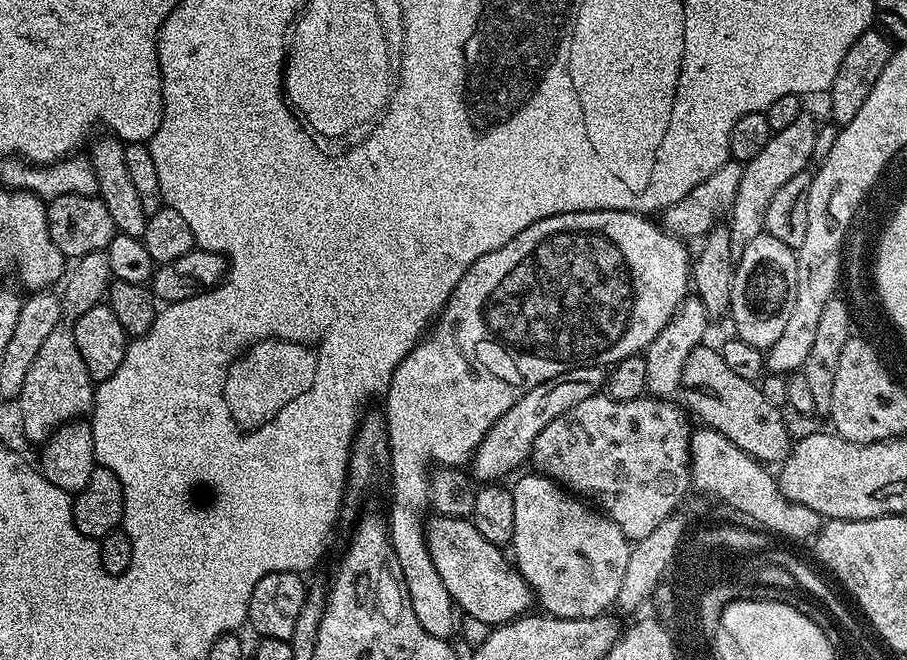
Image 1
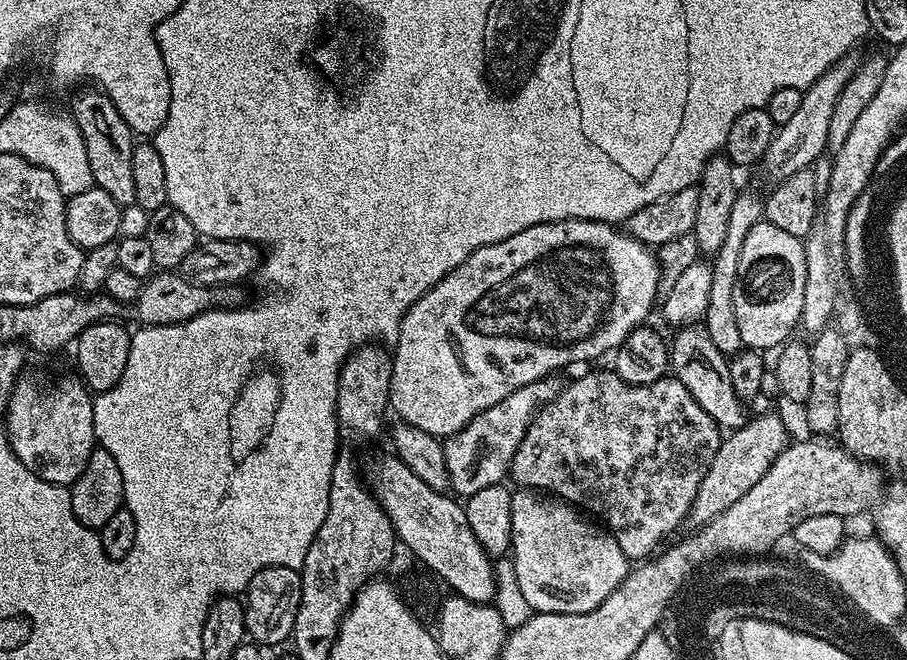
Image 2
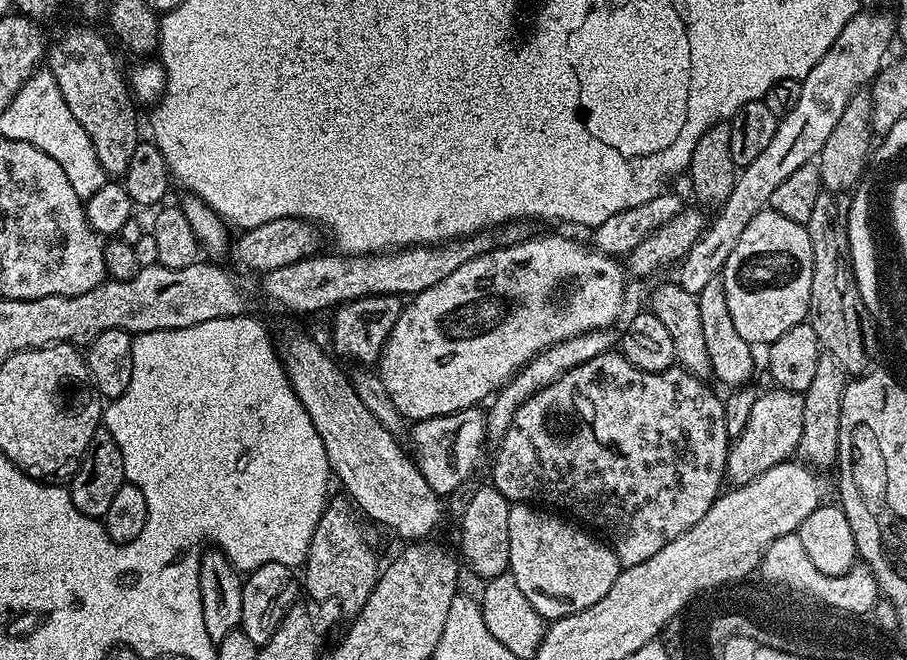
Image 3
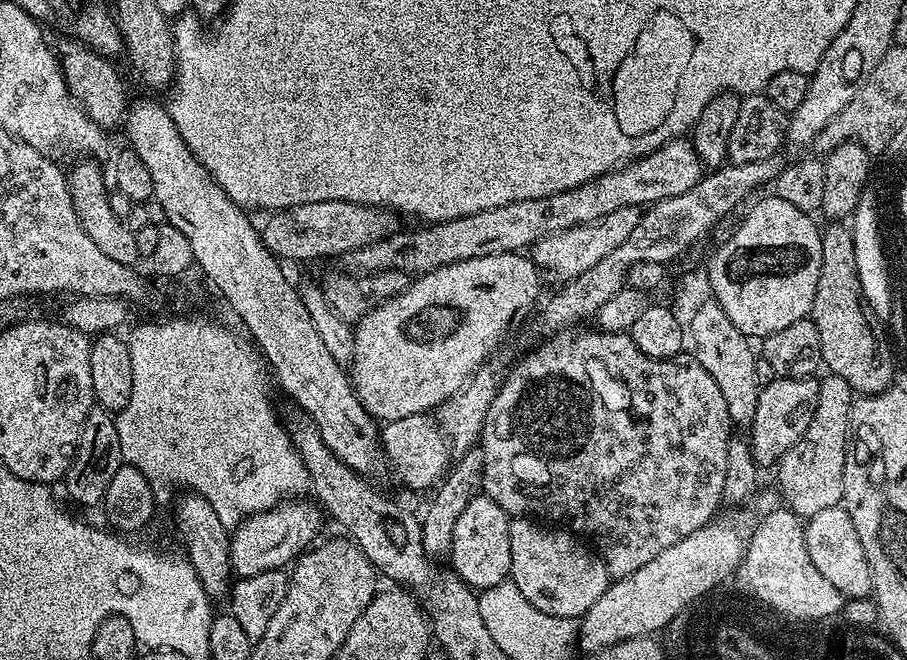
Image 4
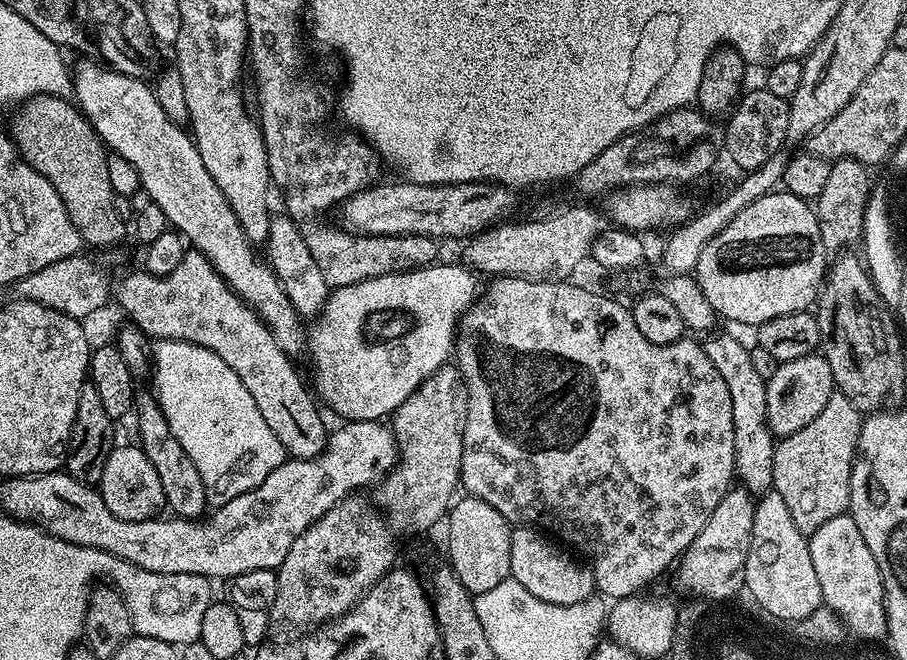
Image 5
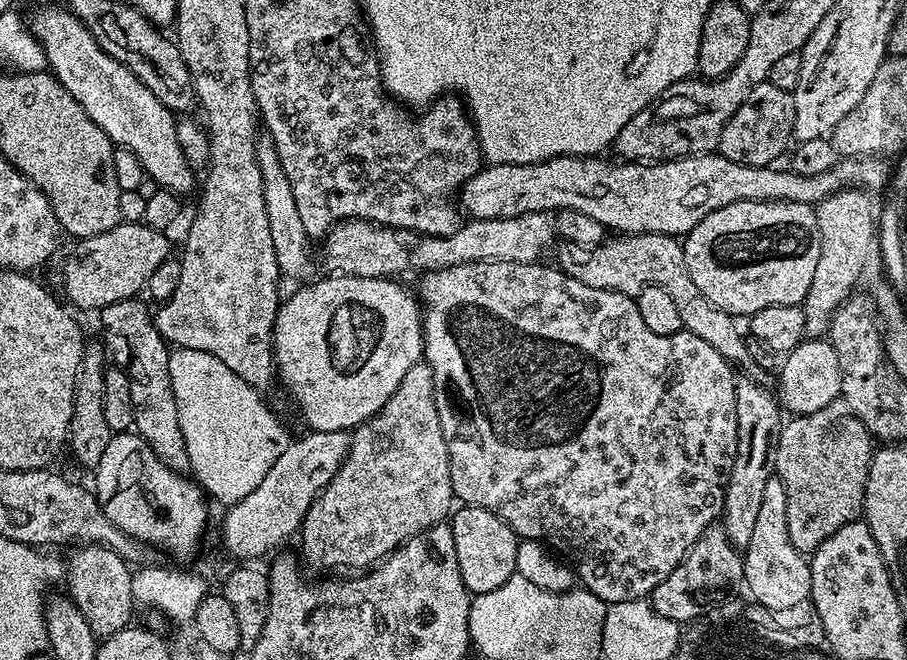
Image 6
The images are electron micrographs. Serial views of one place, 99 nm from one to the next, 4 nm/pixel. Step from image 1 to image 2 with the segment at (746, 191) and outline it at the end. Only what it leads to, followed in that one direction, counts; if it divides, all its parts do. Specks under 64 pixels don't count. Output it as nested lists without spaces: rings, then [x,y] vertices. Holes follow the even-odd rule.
[[[741,191],[730,214],[726,238],[710,260],[712,266],[710,302],[706,302],[706,314],[702,326],[710,334],[710,342],[714,342],[714,346],[718,346],[718,350],[722,350],[722,354],[729,358],[744,348],[742,334],[738,330],[738,318],[734,318],[734,286],[738,278],[738,258],[742,258],[742,242],[746,242],[746,234],[750,234],[750,230],[754,230],[754,226],[763,220],[764,200],[752,192]]]

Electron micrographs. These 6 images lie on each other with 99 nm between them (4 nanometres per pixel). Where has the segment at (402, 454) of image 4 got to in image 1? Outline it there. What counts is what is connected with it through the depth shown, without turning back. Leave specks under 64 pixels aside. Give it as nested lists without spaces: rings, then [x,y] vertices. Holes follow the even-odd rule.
[[[591,364],[566,370],[560,376],[534,386],[530,394],[522,394],[522,398],[518,398],[518,402],[514,402],[514,406],[510,406],[510,410],[506,410],[506,414],[502,414],[494,426],[490,426],[486,438],[482,438],[476,447],[470,461],[471,475],[480,482],[503,481],[507,472],[514,471],[523,460],[525,463],[531,457],[534,438],[538,438],[538,434],[542,434],[542,430],[546,430],[554,418],[566,414],[570,406],[578,406],[583,399],[599,395],[605,384],[605,369],[601,365]]]

